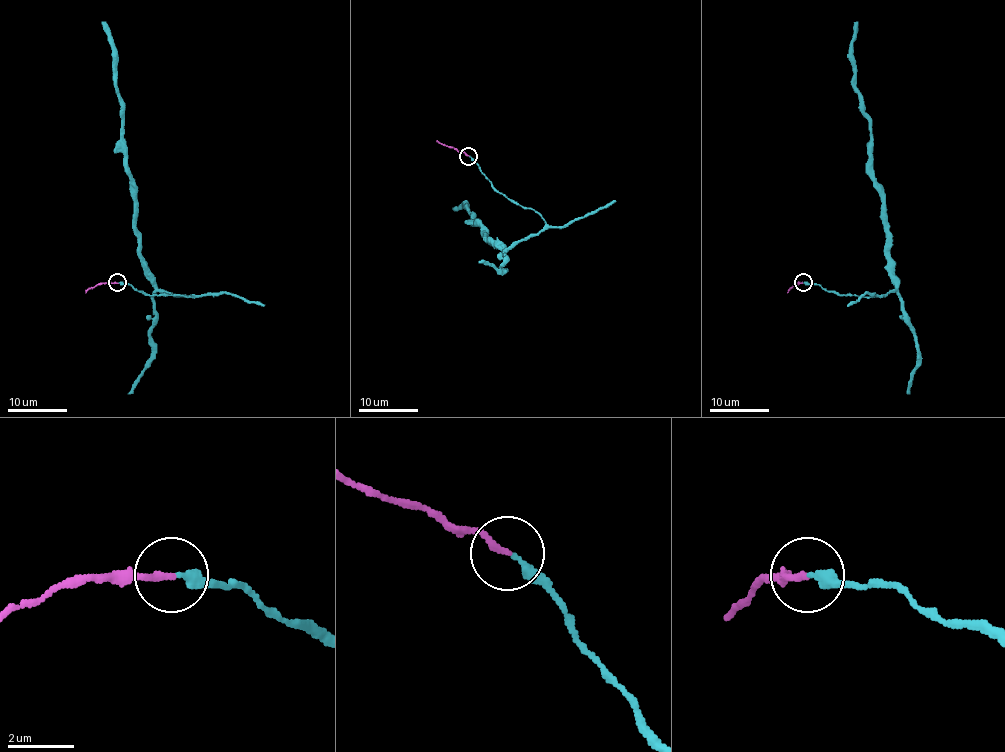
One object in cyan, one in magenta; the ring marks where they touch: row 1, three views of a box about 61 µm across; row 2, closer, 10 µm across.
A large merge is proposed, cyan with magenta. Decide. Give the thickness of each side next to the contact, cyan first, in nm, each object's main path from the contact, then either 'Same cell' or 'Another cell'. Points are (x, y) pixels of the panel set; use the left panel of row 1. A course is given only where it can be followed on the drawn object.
Thickness 280 nm (cyan) against 190 nm. Course of cyan: (118, 283), (146, 295), (195, 296), (161, 292), (140, 252), (113, 40), (101, 22). Course of magenta: (118, 283), (97, 284), (85, 293). Same cell

